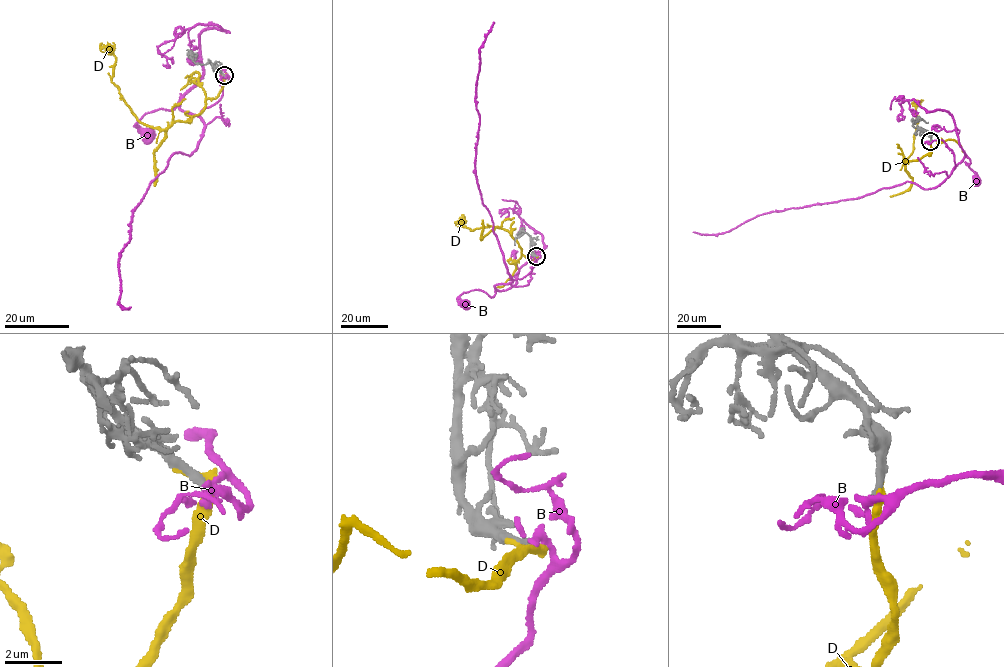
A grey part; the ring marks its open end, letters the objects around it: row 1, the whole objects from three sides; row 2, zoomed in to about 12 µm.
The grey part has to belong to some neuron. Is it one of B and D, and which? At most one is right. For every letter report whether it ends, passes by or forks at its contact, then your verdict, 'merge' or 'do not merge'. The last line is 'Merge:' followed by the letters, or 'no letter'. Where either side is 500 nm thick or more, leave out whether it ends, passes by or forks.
B: it passes by | do not merge
D: it ends | do not merge
Merge: no letter

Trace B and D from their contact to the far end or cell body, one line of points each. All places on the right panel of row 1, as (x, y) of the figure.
B: (930, 141), (941, 139), (951, 150), (953, 169), (964, 157), (970, 159), (968, 164), (965, 162), (976, 180)
D: (931, 140), (930, 155), (905, 159), (903, 163), (913, 149), (917, 122), (915, 110), (923, 100)

